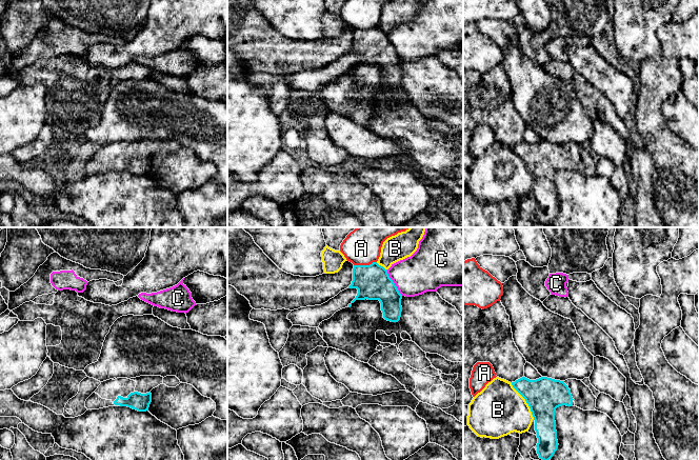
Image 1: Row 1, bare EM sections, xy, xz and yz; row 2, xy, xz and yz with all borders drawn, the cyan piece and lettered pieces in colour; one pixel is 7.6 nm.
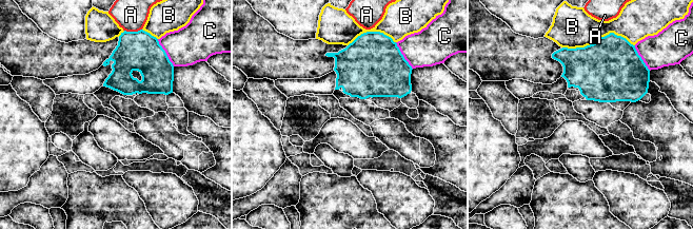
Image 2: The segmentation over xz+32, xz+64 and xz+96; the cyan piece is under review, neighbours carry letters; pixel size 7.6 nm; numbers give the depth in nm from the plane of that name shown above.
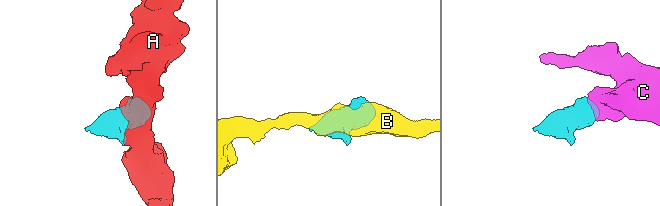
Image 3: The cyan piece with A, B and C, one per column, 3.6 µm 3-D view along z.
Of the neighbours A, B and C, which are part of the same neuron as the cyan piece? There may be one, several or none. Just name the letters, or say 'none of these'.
none of these

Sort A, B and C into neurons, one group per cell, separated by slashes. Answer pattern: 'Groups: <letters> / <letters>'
Groups: A / B / C

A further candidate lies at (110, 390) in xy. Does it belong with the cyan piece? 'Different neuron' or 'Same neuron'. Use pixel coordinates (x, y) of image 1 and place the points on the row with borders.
Same neuron

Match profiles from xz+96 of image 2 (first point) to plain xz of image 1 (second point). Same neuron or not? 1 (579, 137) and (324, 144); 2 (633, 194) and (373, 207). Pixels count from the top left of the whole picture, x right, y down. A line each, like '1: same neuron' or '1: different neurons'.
1: different neurons
2: different neurons

